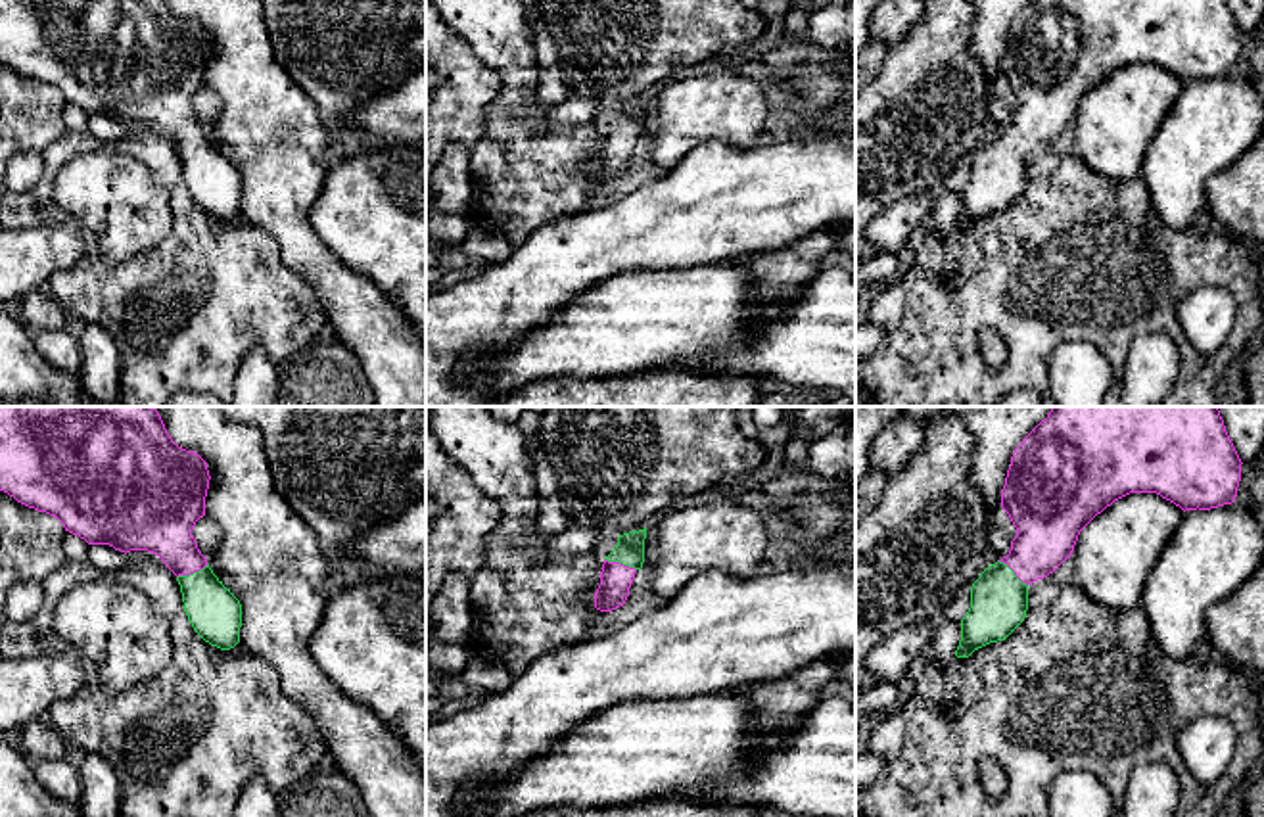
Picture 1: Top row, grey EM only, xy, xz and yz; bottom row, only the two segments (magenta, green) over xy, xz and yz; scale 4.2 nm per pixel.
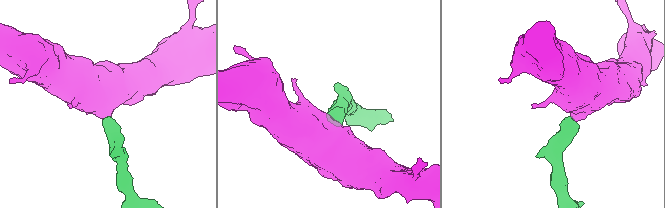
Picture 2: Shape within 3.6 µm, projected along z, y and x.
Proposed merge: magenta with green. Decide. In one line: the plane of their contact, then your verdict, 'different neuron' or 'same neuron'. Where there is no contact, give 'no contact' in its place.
meets magenta in xz; same neuron

